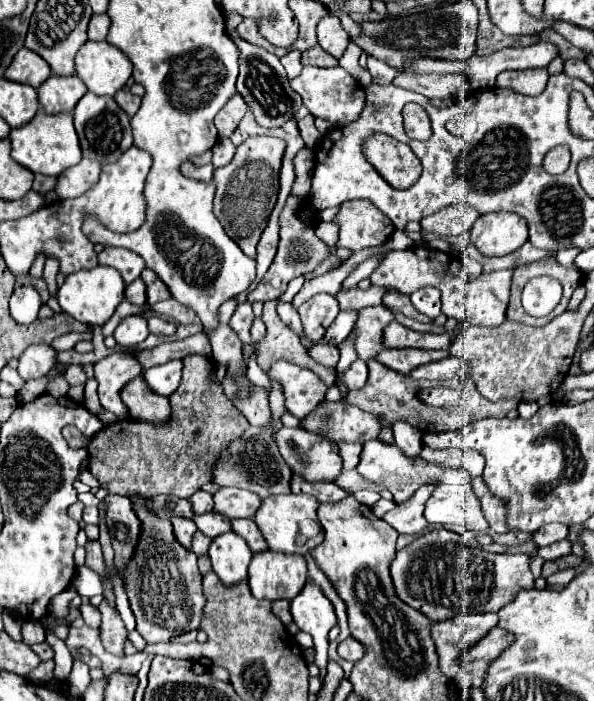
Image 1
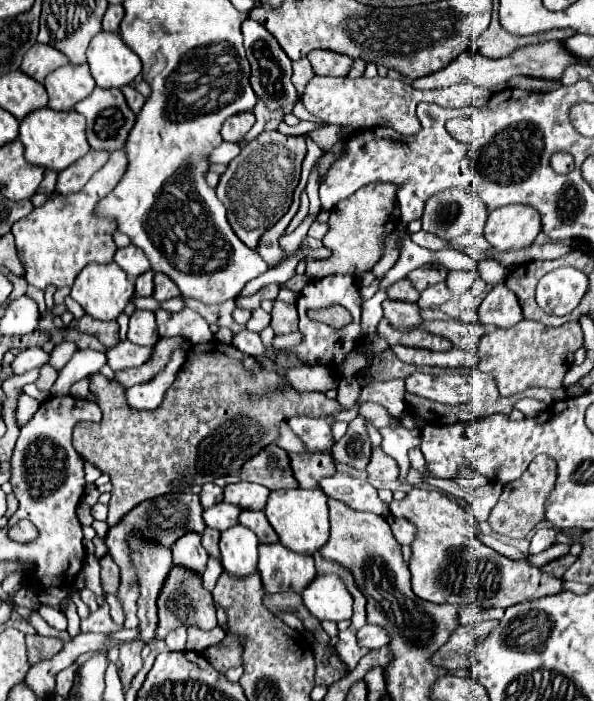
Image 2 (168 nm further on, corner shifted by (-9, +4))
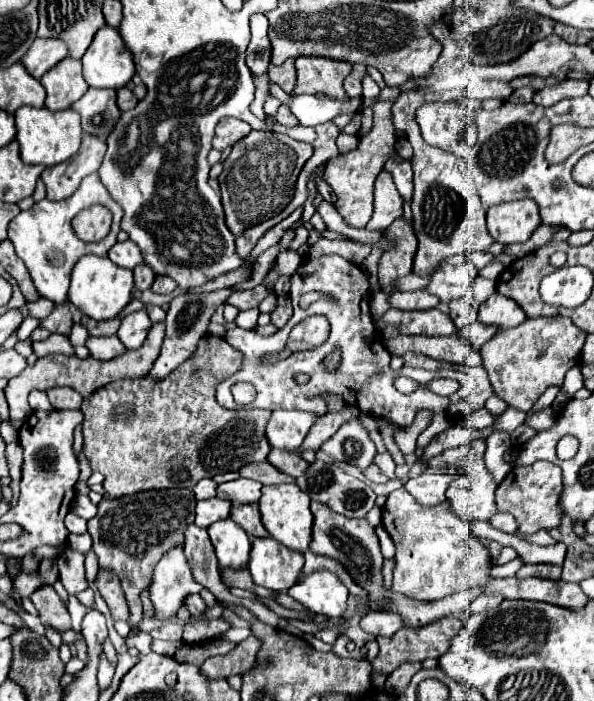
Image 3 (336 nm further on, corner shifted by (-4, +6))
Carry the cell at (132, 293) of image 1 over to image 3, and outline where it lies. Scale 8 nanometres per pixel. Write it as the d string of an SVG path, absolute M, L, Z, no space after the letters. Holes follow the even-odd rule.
M138 264L134 268L134 284L136 284L136 290L146 290L150 288L154 282L154 272L146 266L146 264Z

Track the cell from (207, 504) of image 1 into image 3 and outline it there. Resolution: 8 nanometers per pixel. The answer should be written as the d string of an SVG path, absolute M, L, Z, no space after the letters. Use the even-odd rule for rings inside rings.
M200 480L192 490L196 494L196 500L208 500L216 496L216 482L214 480Z

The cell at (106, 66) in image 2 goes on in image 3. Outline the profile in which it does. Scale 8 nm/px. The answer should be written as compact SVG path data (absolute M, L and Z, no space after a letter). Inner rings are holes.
M104 26L82 56L84 80L92 88L120 88L134 76L134 60L124 46L118 28Z

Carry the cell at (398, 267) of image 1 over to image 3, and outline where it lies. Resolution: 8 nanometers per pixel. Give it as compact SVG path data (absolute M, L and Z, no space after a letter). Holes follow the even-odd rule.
M494 292L486 302L480 304L478 320L482 324L494 324L498 328L512 328L526 320L524 310L510 298Z

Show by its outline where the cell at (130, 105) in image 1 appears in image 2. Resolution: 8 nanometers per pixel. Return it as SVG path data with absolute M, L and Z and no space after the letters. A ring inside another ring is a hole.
M125 86L125 88L121 88L121 92L123 92L123 96L125 96L125 100L127 100L129 108L137 114L137 112L143 108L145 98L143 98L143 96L133 88L133 86Z

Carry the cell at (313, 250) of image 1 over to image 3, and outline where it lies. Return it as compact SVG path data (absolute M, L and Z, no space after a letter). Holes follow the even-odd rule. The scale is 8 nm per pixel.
M258 284L254 288L248 288L248 290L234 290L230 294L230 298L226 300L226 304L230 306L236 306L238 310L250 310L250 308L258 308L258 304L268 296L268 290Z

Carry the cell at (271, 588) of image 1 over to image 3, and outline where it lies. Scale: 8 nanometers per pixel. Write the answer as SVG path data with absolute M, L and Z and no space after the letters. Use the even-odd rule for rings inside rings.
M254 538L252 540L252 552L250 552L250 564L248 570L258 586L276 590L276 592L288 592L290 586L294 586L302 574L304 556L300 552L288 550L274 538Z

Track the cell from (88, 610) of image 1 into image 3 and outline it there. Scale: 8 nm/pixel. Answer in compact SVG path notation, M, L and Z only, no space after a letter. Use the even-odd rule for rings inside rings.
M66 548L58 556L58 568L60 568L60 582L68 590L68 594L76 596L78 592L88 588L88 582L84 578L84 554Z

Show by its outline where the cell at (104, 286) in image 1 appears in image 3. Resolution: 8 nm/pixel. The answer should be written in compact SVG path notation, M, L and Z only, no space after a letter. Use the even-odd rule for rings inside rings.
M82 256L74 270L72 270L72 282L68 290L68 300L86 316L94 320L110 320L120 314L120 310L132 300L132 290L134 290L134 280L132 280L132 270L120 268L108 258L100 256Z

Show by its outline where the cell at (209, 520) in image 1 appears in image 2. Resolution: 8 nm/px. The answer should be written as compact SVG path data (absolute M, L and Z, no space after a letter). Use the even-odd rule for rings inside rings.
M219 502L211 508L207 508L203 512L203 522L209 526L209 528L215 528L215 530L227 530L231 526L237 524L237 518L241 514L241 508L239 506L233 506L233 504L227 504L227 502Z

